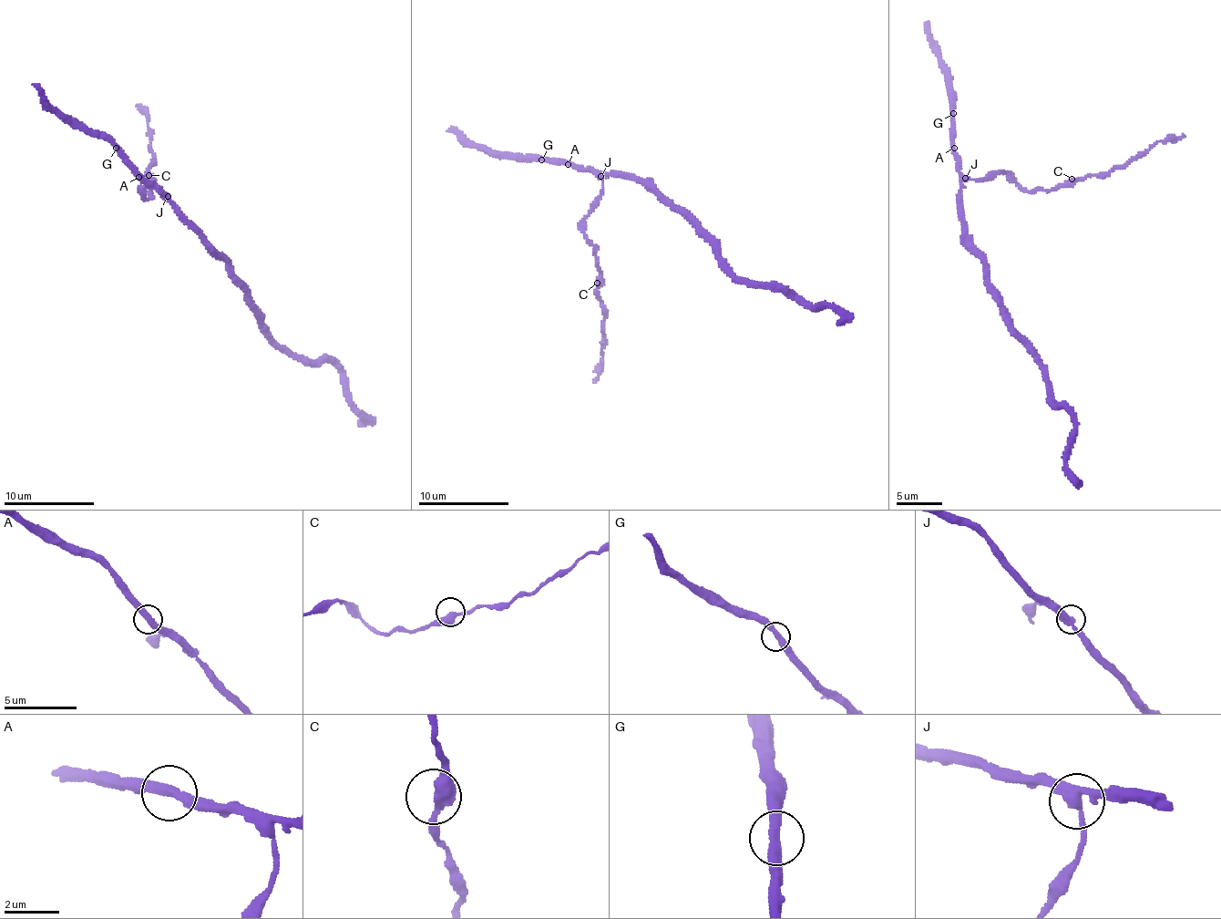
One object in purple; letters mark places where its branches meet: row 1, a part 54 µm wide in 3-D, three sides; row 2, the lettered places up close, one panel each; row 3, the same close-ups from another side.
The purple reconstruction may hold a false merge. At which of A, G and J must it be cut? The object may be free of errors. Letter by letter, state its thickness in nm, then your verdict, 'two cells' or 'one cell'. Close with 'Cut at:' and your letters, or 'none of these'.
A: 360 nm thick; one cell
G: 400 nm thick; one cell
J: 320 nm thick; two cells
Cut at: J

